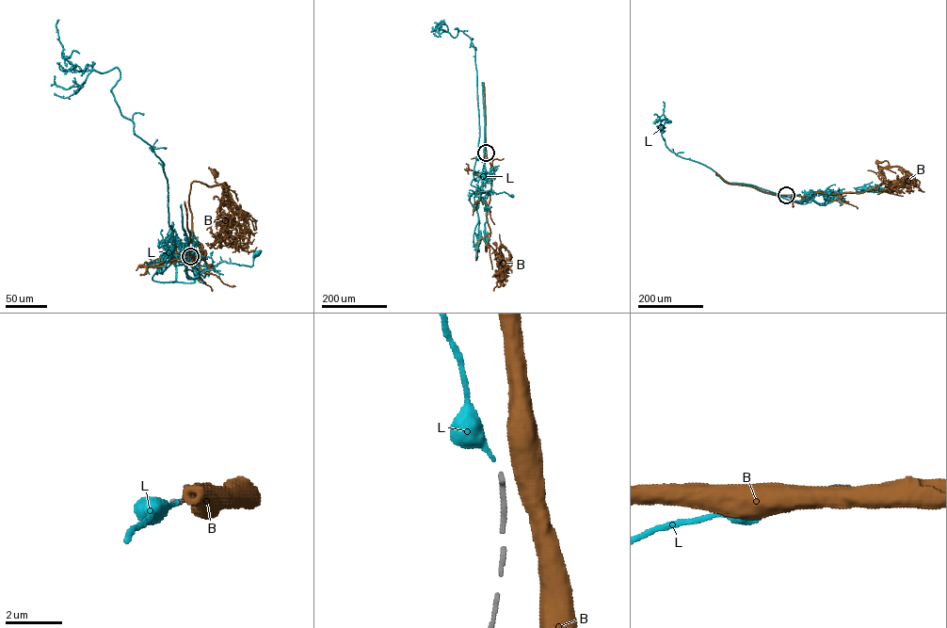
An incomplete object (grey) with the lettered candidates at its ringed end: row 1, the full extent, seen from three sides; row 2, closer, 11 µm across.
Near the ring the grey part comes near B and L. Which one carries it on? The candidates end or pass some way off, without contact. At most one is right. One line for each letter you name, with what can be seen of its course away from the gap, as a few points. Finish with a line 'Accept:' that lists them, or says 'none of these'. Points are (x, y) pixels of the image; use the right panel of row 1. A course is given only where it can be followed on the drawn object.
L: via (786, 195), (781, 197), (799, 203), (813, 199), (820, 203), (826, 197), (829, 199), (829, 194)
Accept: L

